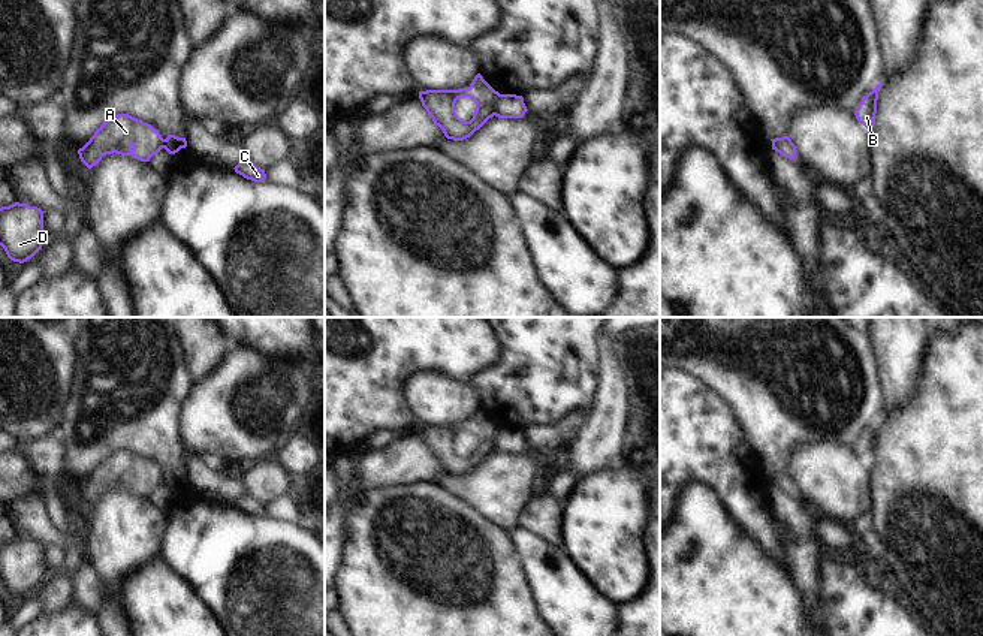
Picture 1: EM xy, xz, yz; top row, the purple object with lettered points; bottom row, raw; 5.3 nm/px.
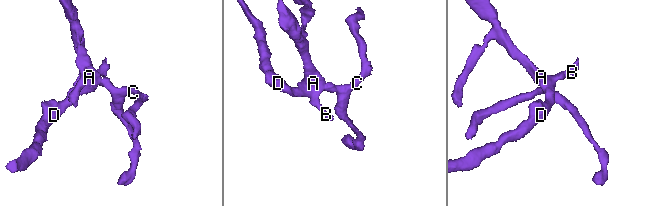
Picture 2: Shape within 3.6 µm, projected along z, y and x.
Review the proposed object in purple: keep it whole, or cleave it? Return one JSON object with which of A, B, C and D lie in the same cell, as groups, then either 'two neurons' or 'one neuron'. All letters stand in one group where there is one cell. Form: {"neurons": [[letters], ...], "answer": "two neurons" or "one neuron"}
{"neurons": [["A", "B", "D"], ["C"]], "answer": "two neurons"}

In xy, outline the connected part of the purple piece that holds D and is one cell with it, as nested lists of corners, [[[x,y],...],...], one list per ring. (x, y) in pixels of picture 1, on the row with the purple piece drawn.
[[[19,202],[0,208],[0,245],[10,260],[24,263],[46,242],[43,212]]]

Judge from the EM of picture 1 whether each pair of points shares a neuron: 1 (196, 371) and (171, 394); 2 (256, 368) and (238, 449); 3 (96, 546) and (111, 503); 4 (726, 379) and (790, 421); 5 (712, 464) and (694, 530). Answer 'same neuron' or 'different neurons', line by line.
1: different neurons
2: same neuron
3: same neuron
4: same neuron
5: different neurons

